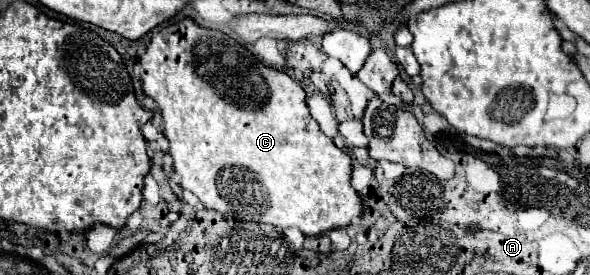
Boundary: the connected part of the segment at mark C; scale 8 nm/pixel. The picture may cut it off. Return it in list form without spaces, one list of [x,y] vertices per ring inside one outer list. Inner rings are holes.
[[[186,17],[184,21],[178,21],[174,25],[168,25],[168,27],[156,31],[152,35],[150,43],[146,45],[144,55],[140,57],[142,91],[148,97],[152,97],[160,107],[160,113],[162,113],[162,119],[164,119],[164,135],[170,141],[170,151],[168,153],[174,159],[174,171],[180,177],[180,187],[186,189],[186,191],[192,191],[206,209],[216,209],[220,213],[234,213],[244,221],[270,223],[278,229],[298,227],[304,235],[320,235],[320,233],[326,233],[334,227],[346,227],[352,221],[352,217],[358,217],[362,213],[360,197],[354,191],[354,187],[350,185],[350,171],[352,171],[350,155],[346,151],[338,149],[334,145],[334,141],[320,131],[318,123],[308,113],[304,89],[290,75],[286,75],[284,71],[276,71],[272,67],[262,65],[246,47],[242,47],[242,45],[230,47],[228,41],[230,41],[228,35],[204,29],[204,27],[196,25],[194,19]]]

